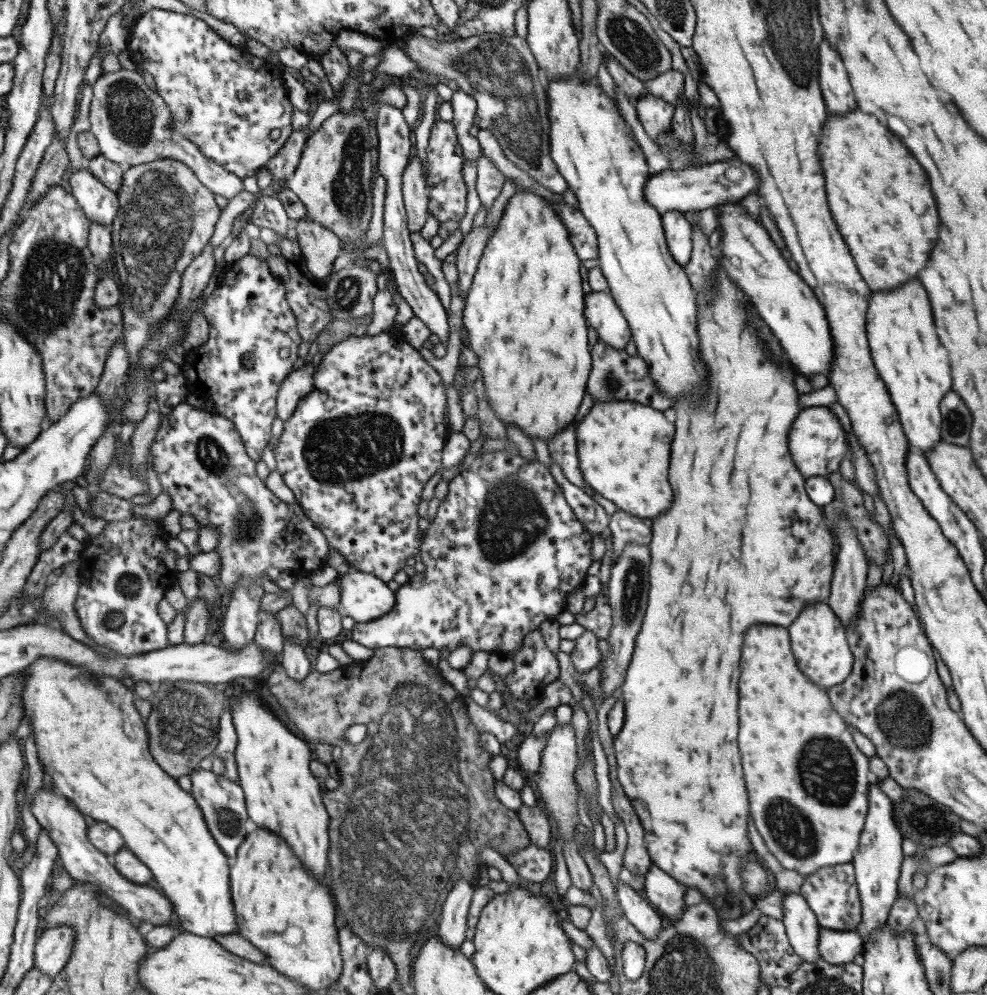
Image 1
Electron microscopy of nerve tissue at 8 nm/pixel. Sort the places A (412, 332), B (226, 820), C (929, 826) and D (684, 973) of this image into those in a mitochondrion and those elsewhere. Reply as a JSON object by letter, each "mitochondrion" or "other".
{"A":"other","B":"mitochondrion","C":"mitochondrion","D":"mitochondrion"}

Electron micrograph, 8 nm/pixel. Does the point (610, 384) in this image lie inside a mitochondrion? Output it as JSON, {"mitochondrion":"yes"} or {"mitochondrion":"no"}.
{"mitochondrion":"yes"}

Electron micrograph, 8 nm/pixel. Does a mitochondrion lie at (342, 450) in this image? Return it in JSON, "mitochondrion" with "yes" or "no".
{"mitochondrion":"yes"}

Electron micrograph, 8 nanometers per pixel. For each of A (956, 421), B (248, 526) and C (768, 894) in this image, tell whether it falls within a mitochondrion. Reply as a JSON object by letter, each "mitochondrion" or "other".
{"A":"mitochondrion","B":"mitochondrion","C":"other"}

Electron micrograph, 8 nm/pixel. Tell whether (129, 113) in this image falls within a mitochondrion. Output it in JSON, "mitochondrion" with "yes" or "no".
{"mitochondrion":"yes"}

